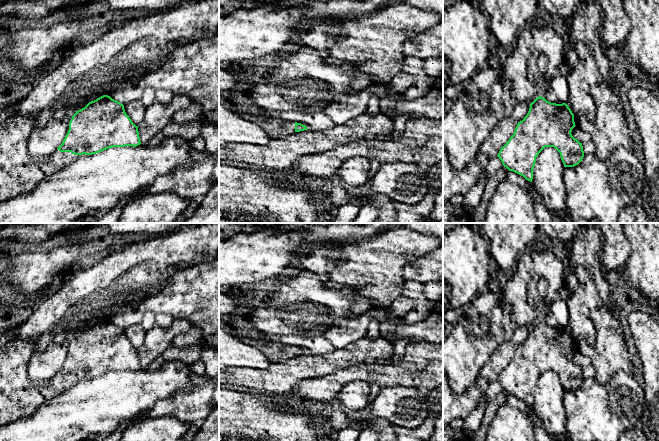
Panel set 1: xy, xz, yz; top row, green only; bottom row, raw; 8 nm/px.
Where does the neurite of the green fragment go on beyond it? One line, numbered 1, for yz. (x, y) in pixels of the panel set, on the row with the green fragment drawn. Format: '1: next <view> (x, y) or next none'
1: next none

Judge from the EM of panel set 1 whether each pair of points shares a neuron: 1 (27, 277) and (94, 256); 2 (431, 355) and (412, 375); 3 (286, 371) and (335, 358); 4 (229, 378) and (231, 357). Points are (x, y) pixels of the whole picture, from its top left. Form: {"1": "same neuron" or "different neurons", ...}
{"1": "same neuron", "2": "same neuron", "3": "same neuron", "4": "different neurons"}

